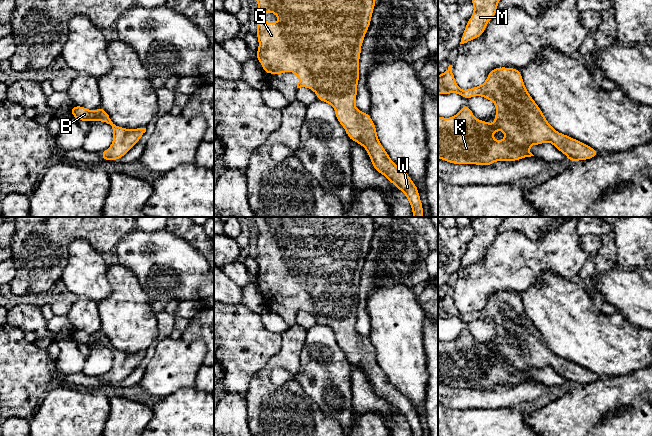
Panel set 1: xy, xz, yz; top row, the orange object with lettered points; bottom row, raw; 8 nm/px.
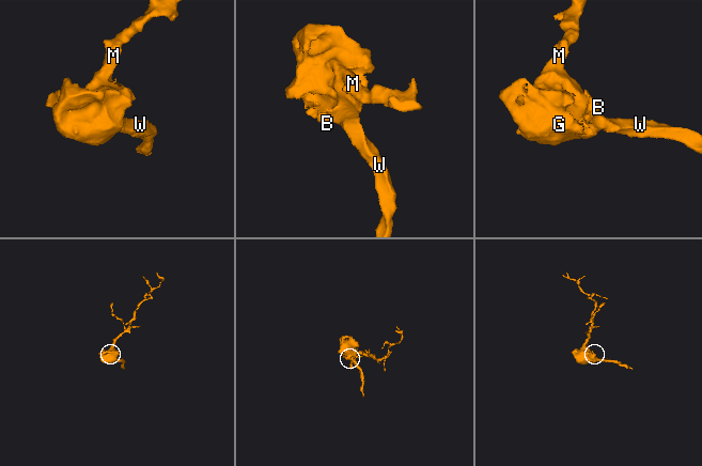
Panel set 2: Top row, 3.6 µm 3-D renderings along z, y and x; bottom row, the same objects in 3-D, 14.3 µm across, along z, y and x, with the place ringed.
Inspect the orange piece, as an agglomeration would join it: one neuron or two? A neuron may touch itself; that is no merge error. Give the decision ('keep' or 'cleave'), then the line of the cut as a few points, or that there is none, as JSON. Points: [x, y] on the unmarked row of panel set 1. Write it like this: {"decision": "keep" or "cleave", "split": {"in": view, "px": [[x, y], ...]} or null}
{"decision": "keep", "split": null}

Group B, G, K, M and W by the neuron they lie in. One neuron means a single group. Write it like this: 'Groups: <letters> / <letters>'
Groups: B G K M W

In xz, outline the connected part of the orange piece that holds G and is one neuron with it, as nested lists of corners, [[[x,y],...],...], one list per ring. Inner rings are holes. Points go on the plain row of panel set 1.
[[[254,217],[258,228],[257,262],[259,271],[256,281],[268,298],[294,297],[301,303],[297,312],[306,311],[317,318],[317,324],[334,331],[338,346],[345,353],[351,365],[362,369],[371,383],[375,394],[384,399],[408,423],[412,436],[423,436],[421,422],[410,400],[389,381],[377,361],[377,354],[369,337],[356,332],[357,310],[359,305],[359,284],[361,270],[370,250],[376,223],[372,217]],[[272,236],[281,245],[263,246],[264,237]]]

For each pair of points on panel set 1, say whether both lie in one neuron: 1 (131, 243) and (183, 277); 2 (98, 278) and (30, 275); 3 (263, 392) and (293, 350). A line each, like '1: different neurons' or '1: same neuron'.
1: same neuron
2: different neurons
3: same neuron

